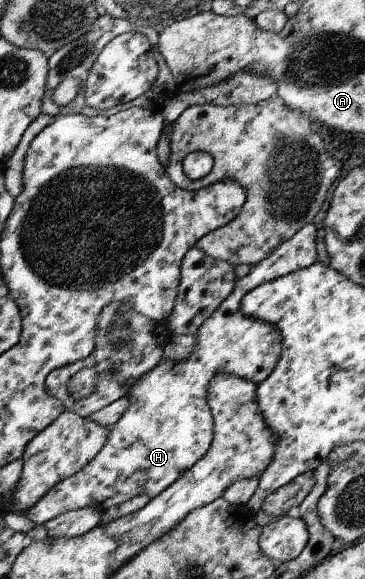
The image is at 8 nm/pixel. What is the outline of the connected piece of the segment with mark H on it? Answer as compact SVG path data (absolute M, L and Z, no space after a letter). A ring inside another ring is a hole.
M306 224L297 235L278 246L262 263L252 267L250 273L235 281L234 291L220 304L212 317L209 317L194 336L198 345L190 357L181 362L162 361L152 371L137 380L125 394L129 397L129 406L123 417L111 427L109 441L96 458L84 470L58 482L36 506L29 508L26 514L32 521L43 524L57 515L78 508L95 507L101 512L111 507L120 506L137 496L145 495L151 500L172 486L190 467L196 465L213 443L216 435L216 419L210 407L210 383L220 374L230 374L239 378L264 382L278 367L283 354L281 331L268 320L247 316L242 309L246 294L254 291L262 283L281 278L289 273L310 267L316 261L316 225Z

